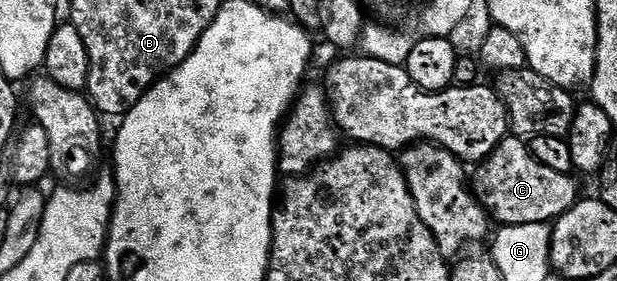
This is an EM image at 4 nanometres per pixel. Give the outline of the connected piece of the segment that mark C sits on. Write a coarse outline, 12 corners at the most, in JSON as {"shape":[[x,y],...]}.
{"shape":[[508,136],[469,185],[499,226],[550,223],[581,198]]}

